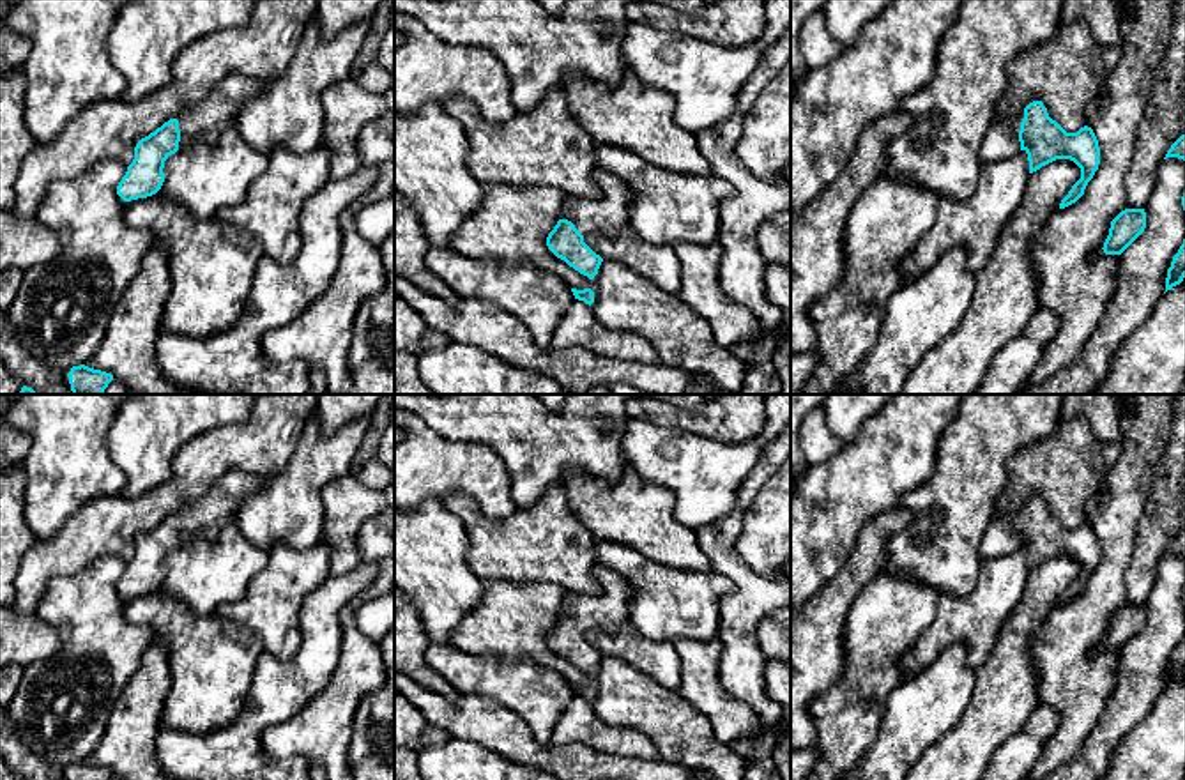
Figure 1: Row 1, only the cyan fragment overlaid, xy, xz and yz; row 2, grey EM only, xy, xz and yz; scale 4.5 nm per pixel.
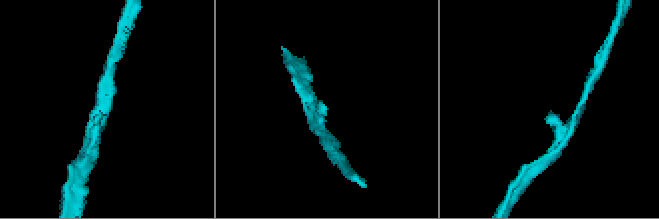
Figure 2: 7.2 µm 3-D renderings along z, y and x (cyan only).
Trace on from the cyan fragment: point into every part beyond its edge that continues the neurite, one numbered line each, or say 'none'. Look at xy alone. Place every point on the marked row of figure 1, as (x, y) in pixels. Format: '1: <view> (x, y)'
1: xy (206, 121)

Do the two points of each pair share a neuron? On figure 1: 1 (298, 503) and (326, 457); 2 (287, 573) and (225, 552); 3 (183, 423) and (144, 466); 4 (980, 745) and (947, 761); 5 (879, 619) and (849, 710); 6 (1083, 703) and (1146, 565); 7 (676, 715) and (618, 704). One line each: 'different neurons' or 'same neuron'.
1: same neuron
2: different neurons
3: same neuron
4: same neuron
5: same neuron
6: different neurons
7: same neuron

